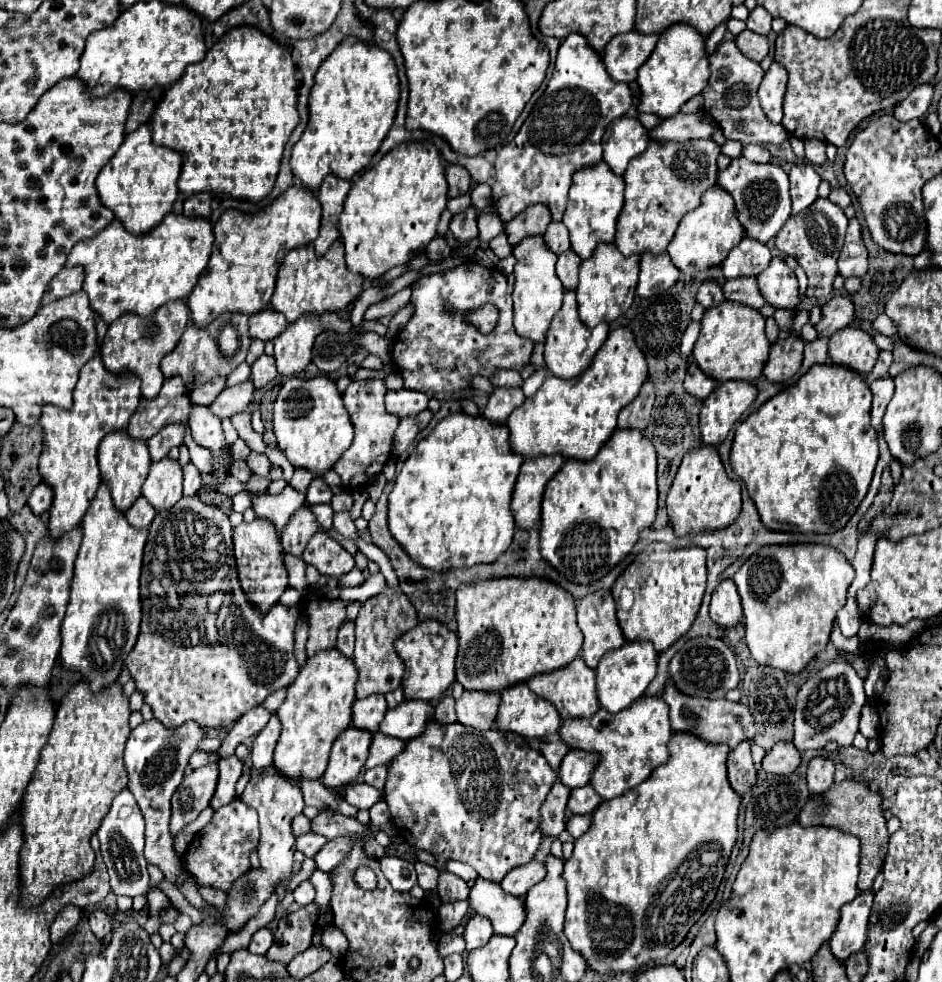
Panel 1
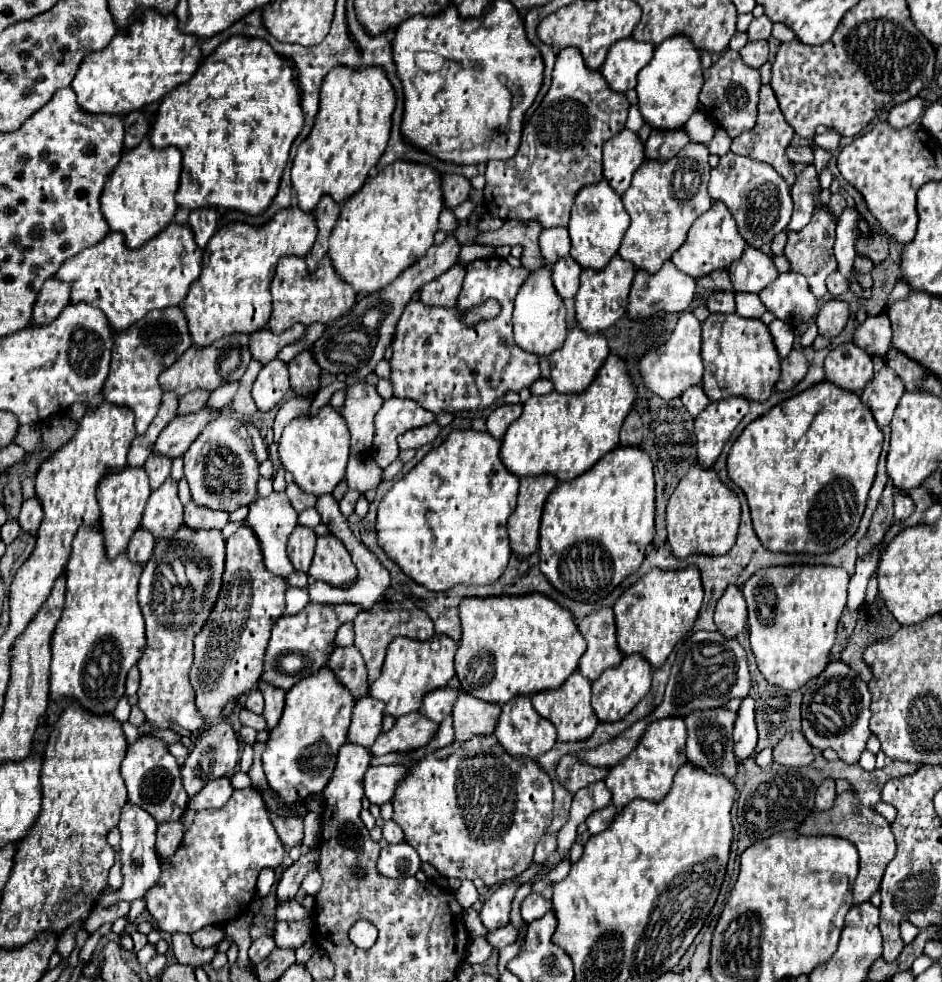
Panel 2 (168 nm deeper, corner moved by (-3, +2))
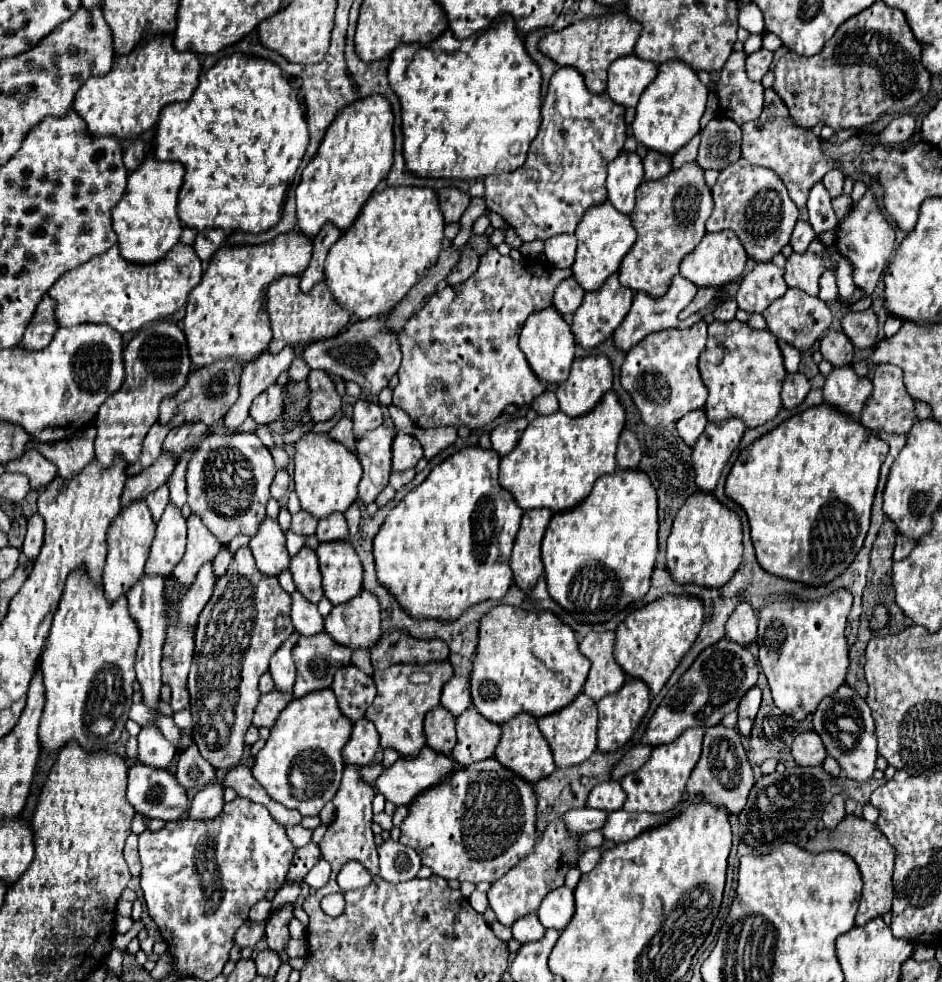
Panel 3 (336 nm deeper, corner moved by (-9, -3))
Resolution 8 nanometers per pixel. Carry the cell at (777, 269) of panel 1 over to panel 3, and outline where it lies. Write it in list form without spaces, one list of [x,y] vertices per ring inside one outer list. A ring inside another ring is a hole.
[[[787,289],[781,299],[775,299],[765,311],[763,317],[767,321],[767,329],[777,335],[777,339],[783,339],[791,345],[795,345],[799,351],[809,349],[817,339],[821,339],[829,325],[831,325],[831,311],[825,301],[819,297],[811,297],[805,291],[799,289]]]

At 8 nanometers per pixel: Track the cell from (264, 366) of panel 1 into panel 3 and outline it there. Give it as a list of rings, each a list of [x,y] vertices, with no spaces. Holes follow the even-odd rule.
[[[273,383],[271,387],[267,387],[267,391],[263,391],[251,405],[249,415],[255,419],[255,423],[263,423],[263,425],[271,425],[275,421],[279,421],[279,417],[285,413],[285,399],[287,399],[287,385],[279,385]]]

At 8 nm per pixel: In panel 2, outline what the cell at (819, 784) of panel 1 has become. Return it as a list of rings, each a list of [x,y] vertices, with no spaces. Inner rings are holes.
[[[825,780],[815,796],[815,806],[817,810],[829,810],[829,806],[833,806],[837,794],[835,794],[835,782],[833,780]]]

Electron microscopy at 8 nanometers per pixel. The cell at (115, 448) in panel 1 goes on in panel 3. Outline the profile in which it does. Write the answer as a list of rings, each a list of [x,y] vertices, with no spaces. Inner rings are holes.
[[[143,499],[131,501],[129,505],[119,509],[117,517],[111,521],[107,529],[107,561],[103,569],[103,587],[109,601],[115,601],[119,595],[127,593],[131,583],[135,583],[135,579],[143,575],[143,565],[147,561],[147,551],[151,547],[153,535],[155,535],[155,521]]]

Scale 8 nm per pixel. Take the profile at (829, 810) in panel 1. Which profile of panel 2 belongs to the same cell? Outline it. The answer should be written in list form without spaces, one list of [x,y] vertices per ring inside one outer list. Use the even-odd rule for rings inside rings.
[[[855,792],[839,794],[833,808],[827,812],[811,812],[809,818],[801,824],[799,832],[803,836],[839,836],[855,844],[859,852],[859,874],[853,882],[853,902],[855,906],[861,902],[869,902],[869,898],[879,890],[885,866],[895,858],[895,838],[891,834],[889,822],[877,814],[873,808],[863,806]]]

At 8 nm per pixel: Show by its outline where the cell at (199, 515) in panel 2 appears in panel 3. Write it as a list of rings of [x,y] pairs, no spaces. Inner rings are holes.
[[[191,513],[187,517],[187,551],[173,569],[173,577],[183,585],[191,585],[199,567],[207,561],[213,561],[219,547],[219,539],[203,525],[199,515]]]

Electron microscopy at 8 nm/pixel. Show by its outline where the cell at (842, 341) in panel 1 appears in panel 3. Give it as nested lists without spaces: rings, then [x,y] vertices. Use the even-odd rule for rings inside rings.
[[[851,365],[833,367],[823,385],[823,399],[825,403],[831,403],[845,413],[859,417],[871,391],[873,391],[871,379],[859,377]]]

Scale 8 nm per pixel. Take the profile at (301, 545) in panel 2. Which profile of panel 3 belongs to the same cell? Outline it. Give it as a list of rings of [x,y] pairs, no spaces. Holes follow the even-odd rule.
[[[303,547],[295,557],[291,557],[289,567],[297,591],[301,591],[311,603],[317,603],[323,597],[321,573],[319,573],[319,557],[315,549]]]

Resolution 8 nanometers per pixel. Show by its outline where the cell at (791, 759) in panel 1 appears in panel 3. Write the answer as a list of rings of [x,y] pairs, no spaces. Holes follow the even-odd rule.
[[[805,731],[805,733],[797,735],[791,745],[791,753],[793,753],[795,763],[801,767],[821,765],[827,757],[827,751],[825,751],[819,735],[815,735],[813,731]]]

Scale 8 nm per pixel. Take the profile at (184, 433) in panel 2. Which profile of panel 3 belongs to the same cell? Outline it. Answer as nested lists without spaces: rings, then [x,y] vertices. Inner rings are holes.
[[[161,451],[159,459],[151,467],[147,467],[139,475],[133,475],[133,477],[127,479],[125,489],[123,489],[121,505],[127,505],[133,499],[145,499],[145,495],[155,491],[157,487],[161,487],[169,479],[175,465],[177,465],[175,453]]]

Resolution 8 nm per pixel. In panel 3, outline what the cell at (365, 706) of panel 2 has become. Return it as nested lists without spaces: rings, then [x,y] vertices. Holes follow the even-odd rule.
[[[359,719],[353,725],[349,743],[343,747],[343,759],[347,765],[369,765],[379,751],[379,733],[371,719]]]

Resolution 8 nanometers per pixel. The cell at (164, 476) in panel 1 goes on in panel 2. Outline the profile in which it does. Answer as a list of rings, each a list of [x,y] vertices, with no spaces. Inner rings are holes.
[[[167,478],[161,490],[151,492],[145,514],[143,514],[143,530],[149,530],[155,540],[169,540],[177,528],[183,524],[183,504],[177,496],[177,482]]]

